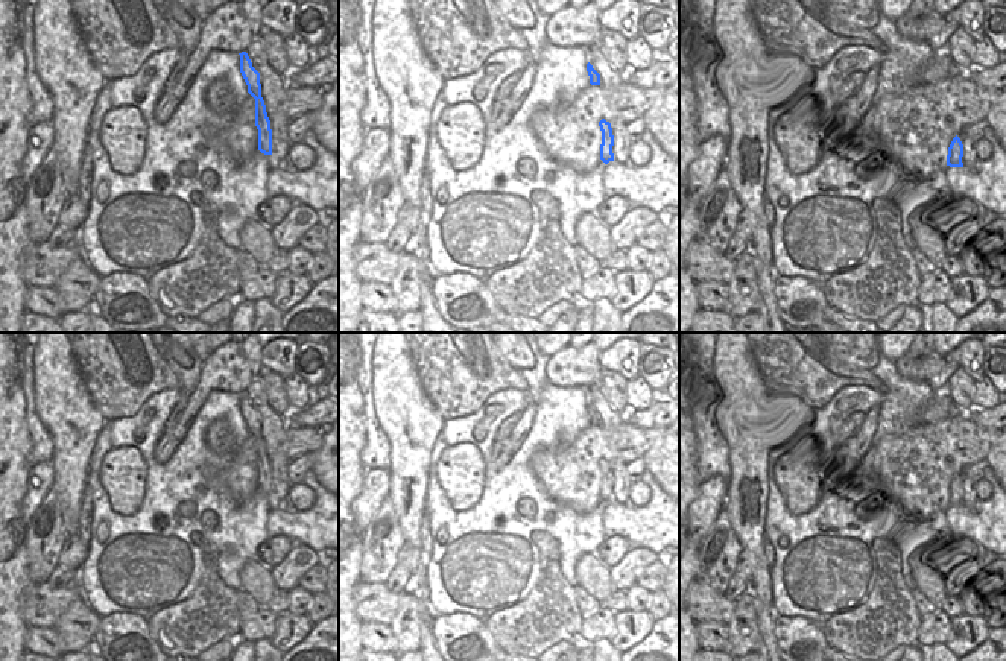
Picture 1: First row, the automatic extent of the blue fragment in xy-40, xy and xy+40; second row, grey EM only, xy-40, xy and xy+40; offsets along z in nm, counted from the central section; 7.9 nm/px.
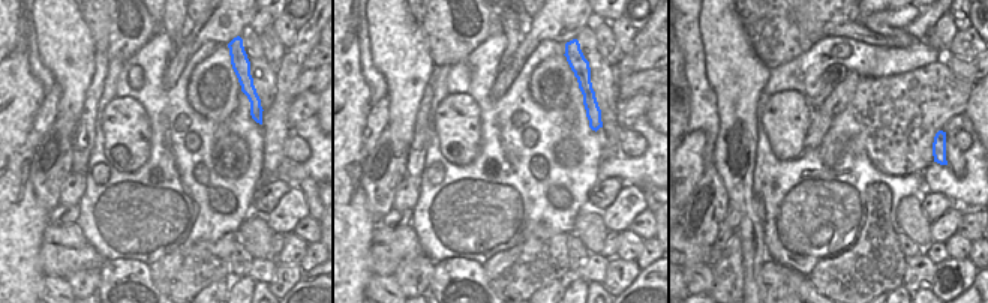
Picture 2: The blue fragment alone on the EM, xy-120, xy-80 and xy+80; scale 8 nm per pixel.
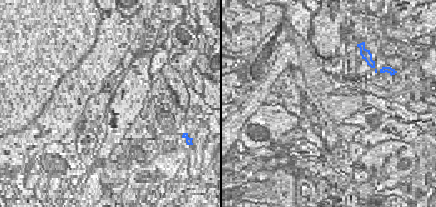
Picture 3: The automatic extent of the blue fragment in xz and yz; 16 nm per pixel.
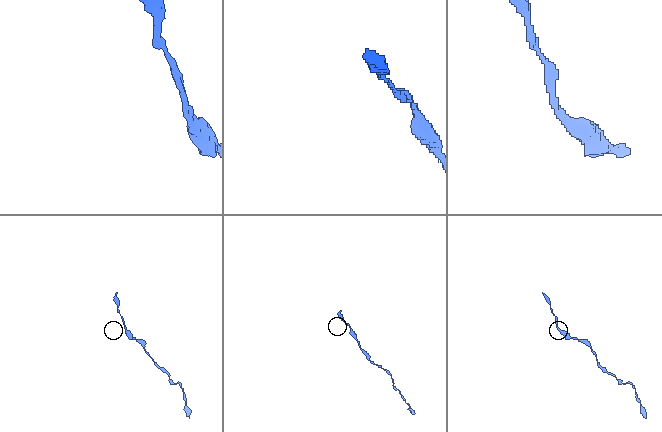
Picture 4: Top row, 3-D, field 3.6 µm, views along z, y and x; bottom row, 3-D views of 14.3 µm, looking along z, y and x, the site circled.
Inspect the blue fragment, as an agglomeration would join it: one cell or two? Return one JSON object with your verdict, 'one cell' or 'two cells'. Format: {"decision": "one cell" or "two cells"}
{"decision": "one cell"}

